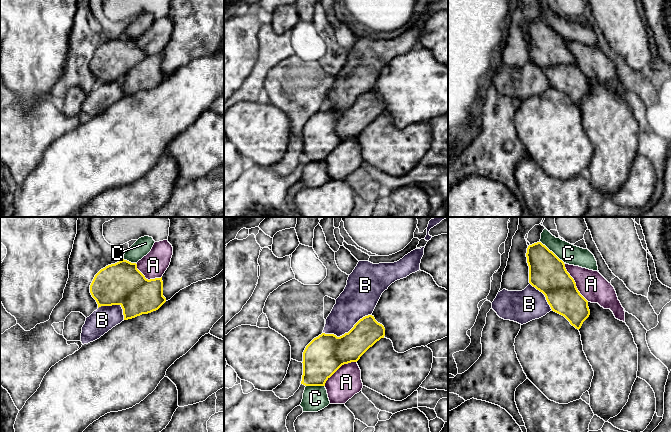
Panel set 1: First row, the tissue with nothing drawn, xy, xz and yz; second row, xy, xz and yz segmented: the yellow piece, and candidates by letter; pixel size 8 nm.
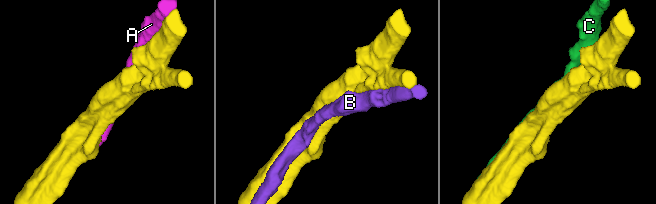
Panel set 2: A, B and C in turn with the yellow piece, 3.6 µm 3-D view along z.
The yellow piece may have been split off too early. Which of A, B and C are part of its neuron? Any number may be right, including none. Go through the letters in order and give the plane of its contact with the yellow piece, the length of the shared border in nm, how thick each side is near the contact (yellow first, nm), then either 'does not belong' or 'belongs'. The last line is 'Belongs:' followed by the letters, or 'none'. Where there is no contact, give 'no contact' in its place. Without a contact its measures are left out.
A: yz | 380 nm | 300/220 nm | belongs
B: xz | 420 nm | 320/260 nm | belongs
C: yz | 260 nm | 300/160 nm | belongs
Belongs: A, B, C

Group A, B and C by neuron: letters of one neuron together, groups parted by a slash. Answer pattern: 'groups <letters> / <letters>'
groups A B C

